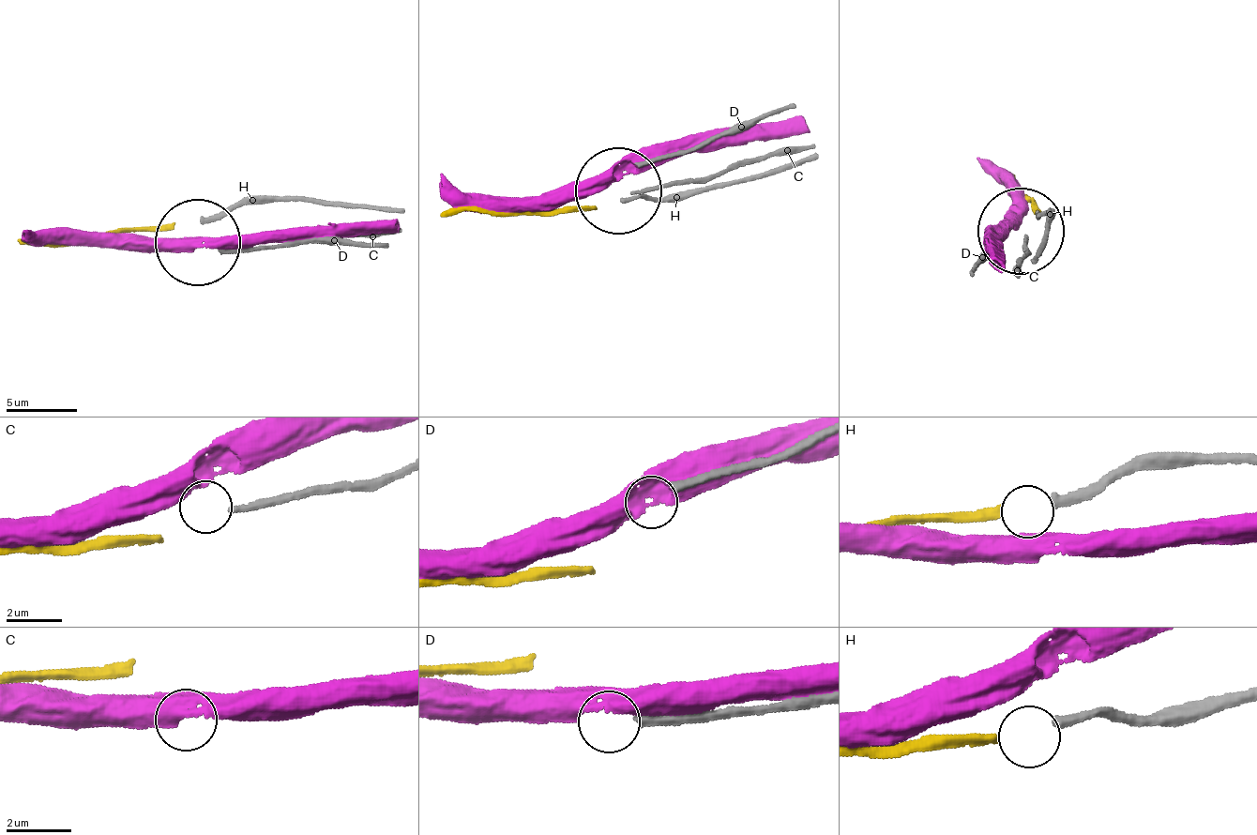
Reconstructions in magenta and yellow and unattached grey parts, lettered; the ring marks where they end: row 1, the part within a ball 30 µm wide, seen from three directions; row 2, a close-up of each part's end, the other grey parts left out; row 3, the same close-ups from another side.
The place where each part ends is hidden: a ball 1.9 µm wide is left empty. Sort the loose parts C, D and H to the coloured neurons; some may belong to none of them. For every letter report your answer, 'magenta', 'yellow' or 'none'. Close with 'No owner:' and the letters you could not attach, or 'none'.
C: none
D: none
H: yellow
No owner: C, D

